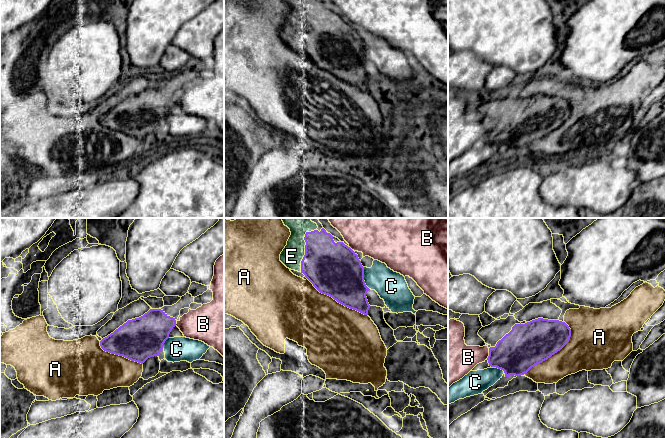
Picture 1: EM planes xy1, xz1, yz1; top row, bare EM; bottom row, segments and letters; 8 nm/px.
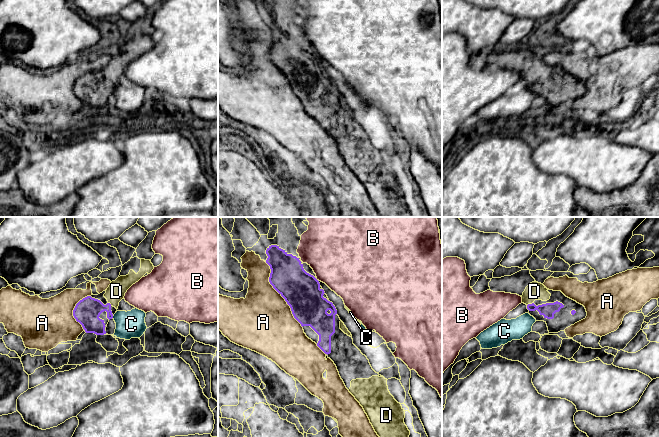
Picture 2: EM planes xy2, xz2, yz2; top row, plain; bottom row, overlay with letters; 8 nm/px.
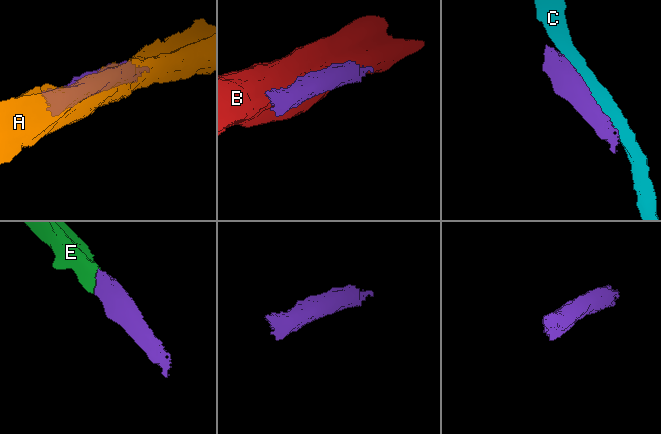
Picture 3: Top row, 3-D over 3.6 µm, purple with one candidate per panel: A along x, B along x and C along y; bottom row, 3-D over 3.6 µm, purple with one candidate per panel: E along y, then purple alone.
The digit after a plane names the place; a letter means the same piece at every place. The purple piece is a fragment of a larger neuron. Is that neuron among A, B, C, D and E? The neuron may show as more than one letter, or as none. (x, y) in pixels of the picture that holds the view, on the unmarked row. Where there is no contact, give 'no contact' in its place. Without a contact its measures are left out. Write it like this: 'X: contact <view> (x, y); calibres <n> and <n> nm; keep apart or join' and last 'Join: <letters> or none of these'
A: contact xz2 (281, 71); calibres 300 and 460 nm; keep apart
B: contact yz1 (489, 129); calibres 340 and 260 nm; keep apart
C: contact xz1 (363, 54); calibres 420 and 240 nm; keep apart
D: contact yz2 (529, 80); calibres 120 and 140 nm; join
E: contact xz1 (305, 23); calibres 400 and 170 nm; join
Join: D, E

